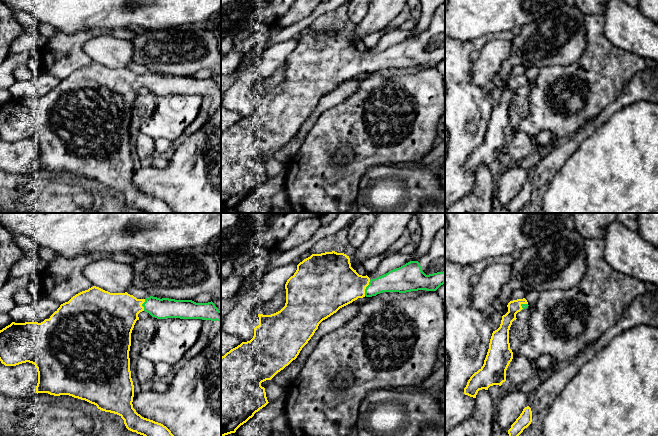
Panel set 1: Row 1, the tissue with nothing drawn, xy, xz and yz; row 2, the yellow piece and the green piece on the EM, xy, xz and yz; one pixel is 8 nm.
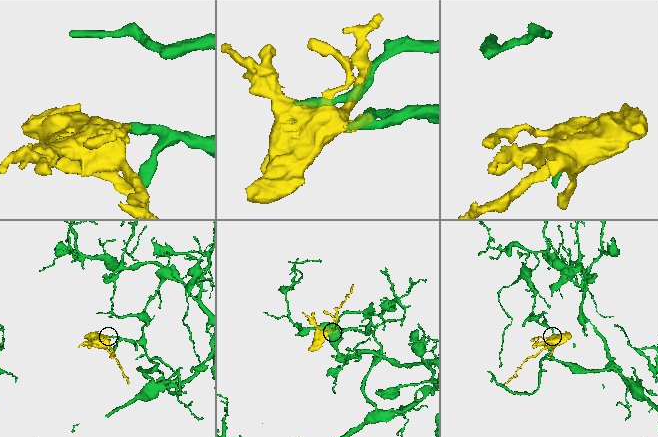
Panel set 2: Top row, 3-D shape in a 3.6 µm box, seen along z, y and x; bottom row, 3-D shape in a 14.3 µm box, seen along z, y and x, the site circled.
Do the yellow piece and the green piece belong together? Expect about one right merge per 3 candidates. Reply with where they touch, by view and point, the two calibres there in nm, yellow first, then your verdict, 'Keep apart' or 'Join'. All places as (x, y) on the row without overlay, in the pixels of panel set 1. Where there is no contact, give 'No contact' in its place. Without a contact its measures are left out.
Touches yellow at xz (365, 64). Thickness 380 nm (yellow) against 180 nm. Join

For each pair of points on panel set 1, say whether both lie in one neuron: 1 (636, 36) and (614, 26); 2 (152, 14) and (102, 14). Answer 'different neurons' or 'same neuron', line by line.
1: same neuron
2: same neuron

